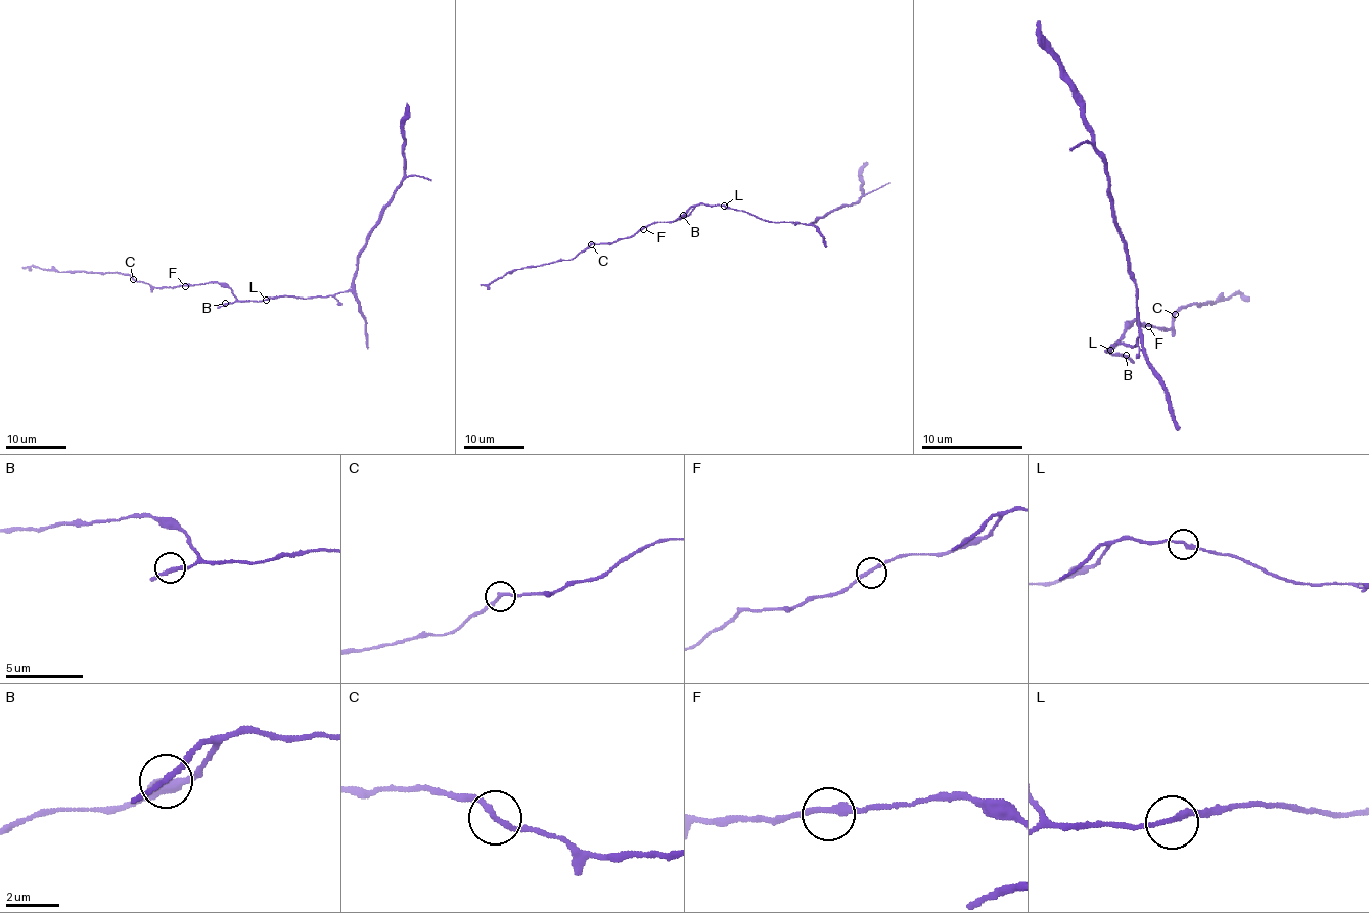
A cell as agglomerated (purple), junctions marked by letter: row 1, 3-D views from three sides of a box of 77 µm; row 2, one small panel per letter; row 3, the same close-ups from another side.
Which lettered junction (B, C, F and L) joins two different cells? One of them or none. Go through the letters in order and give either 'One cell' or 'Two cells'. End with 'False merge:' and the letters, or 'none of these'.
B: One cell
C: One cell
F: One cell
L: One cell
False merge: none of these

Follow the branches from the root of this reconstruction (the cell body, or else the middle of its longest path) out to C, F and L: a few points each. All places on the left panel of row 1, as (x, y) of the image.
C: (281, 297), (238, 300), (229, 287), (219, 283), (155, 287), (133, 278)
F: (281, 297), (238, 300), (229, 287), (219, 283), (185, 286)
L: (281, 297), (266, 300)

